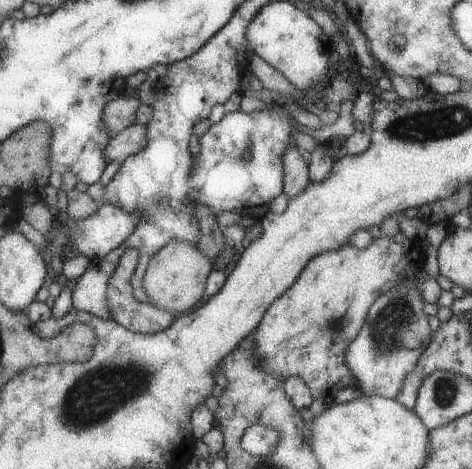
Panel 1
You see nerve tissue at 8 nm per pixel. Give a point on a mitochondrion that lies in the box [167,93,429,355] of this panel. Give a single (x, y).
(334, 325)

